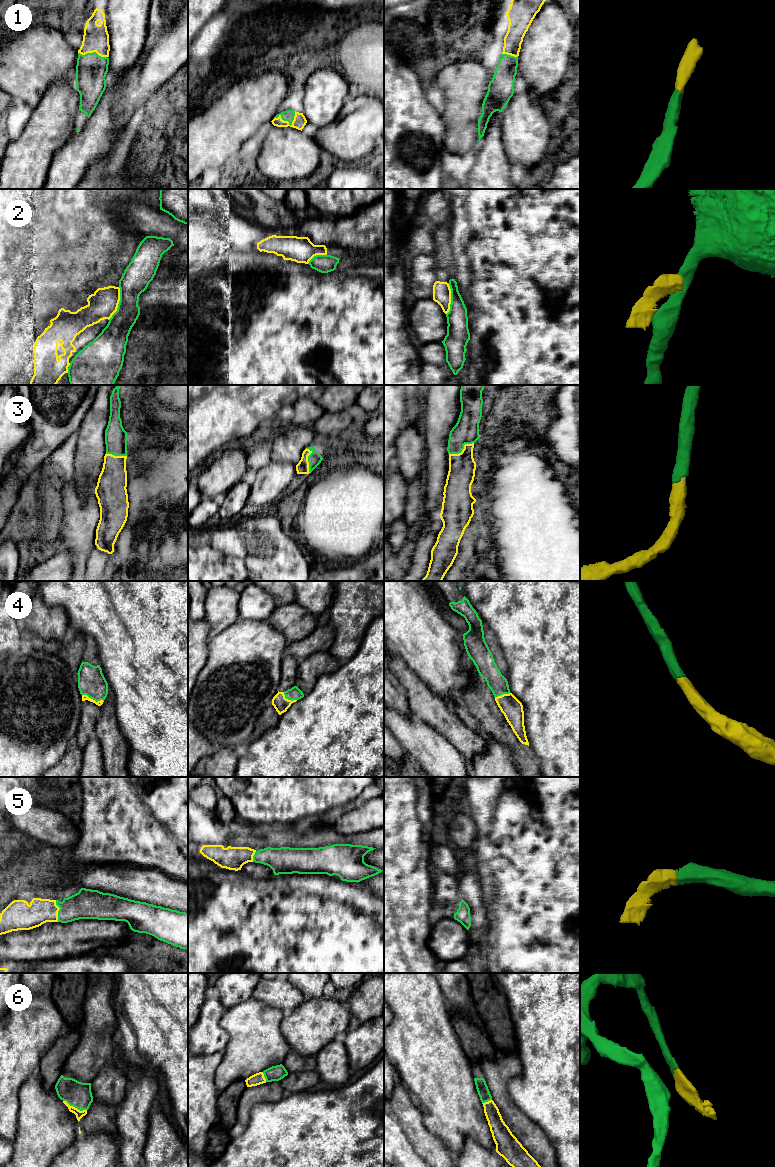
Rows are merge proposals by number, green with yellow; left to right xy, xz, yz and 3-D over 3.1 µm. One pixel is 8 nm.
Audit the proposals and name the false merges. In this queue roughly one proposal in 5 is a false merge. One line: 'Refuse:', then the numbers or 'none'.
Refuse: 2

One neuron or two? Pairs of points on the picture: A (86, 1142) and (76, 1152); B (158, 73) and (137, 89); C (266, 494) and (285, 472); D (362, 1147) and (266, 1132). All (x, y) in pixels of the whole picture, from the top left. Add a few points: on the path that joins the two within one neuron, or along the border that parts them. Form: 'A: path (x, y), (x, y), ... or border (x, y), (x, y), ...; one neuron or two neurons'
A: path (84, 1144), (78, 1150); one neuron
B: path (153, 73), (142, 84); one neuron
C: path (268, 489), (280, 477); one neuron
D: path (338, 1147), (290, 1147); one neuron

